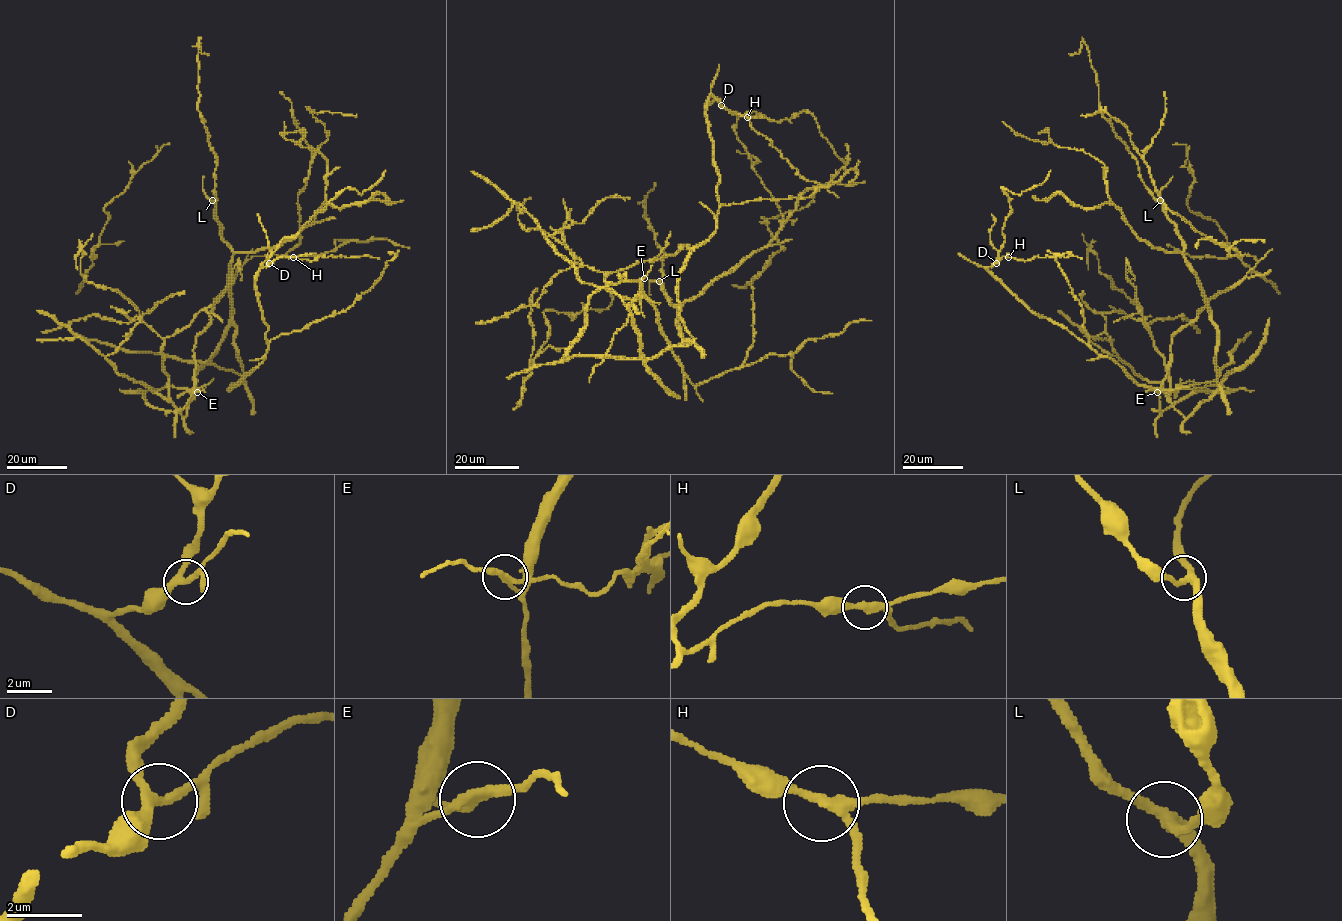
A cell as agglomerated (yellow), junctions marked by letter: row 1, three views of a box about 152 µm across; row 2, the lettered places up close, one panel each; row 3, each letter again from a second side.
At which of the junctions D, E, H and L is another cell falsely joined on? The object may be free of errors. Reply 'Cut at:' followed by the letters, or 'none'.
Cut at: E

